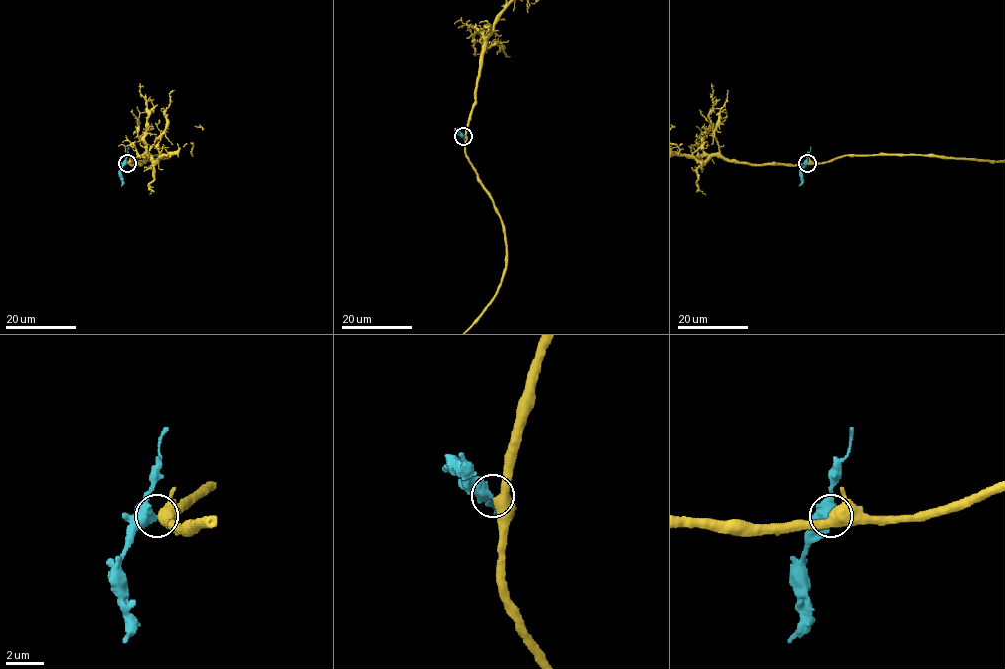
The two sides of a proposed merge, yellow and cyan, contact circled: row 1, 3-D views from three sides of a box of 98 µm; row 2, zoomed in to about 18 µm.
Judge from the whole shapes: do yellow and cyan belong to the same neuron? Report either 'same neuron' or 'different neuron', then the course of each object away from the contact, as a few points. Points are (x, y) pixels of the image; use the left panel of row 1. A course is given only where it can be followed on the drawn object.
same neuron | cyan via (127, 162), (120, 171), (121, 186)

